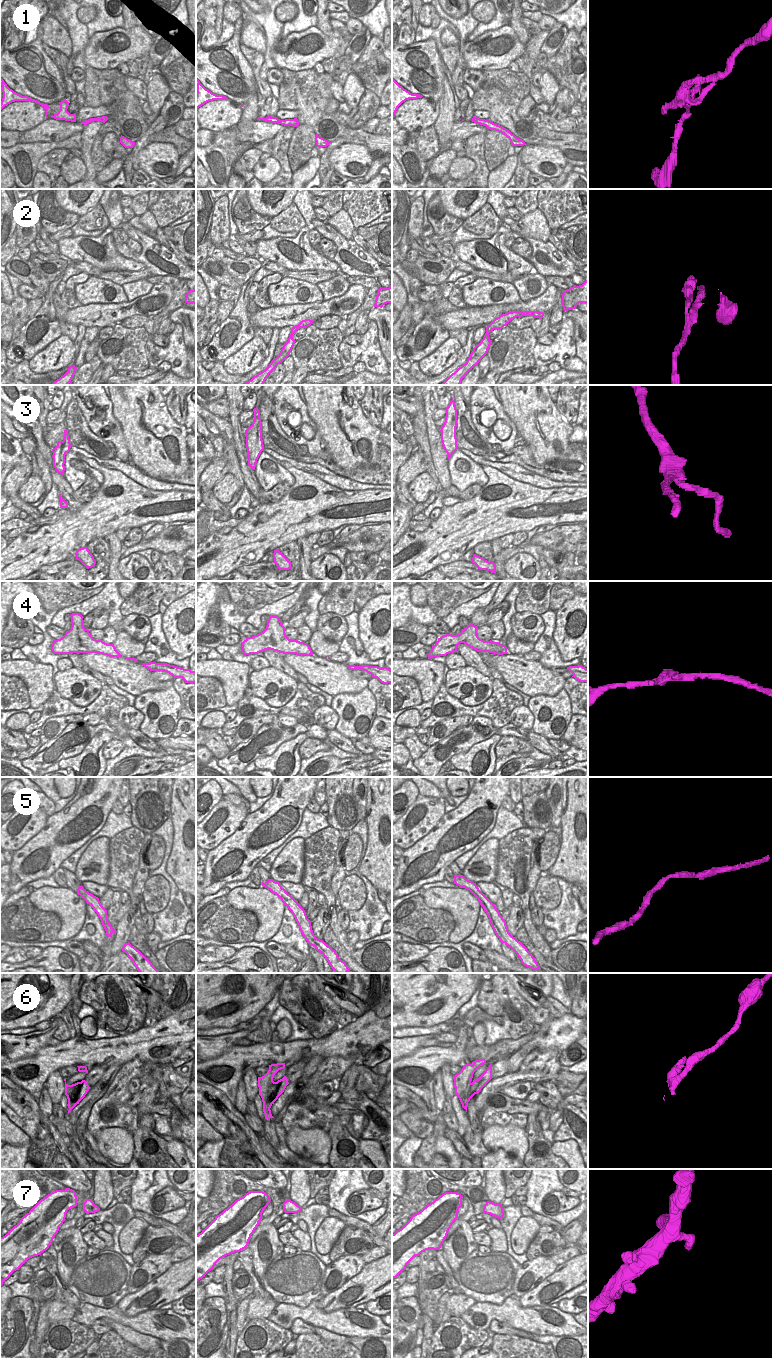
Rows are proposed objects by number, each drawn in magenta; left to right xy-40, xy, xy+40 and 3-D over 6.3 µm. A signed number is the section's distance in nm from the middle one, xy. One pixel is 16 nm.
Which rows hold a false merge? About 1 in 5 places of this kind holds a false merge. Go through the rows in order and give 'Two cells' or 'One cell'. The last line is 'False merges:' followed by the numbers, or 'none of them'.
1: One cell
2: One cell
3: One cell
4: One cell
5: One cell
6: Two cells
7: One cell
False merges: 6

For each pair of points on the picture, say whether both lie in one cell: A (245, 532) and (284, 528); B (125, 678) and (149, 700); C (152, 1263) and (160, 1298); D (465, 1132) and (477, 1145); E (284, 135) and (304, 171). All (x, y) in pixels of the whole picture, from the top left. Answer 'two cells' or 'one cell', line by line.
A: one cell
B: two cells
C: two cells
D: two cells
E: two cells

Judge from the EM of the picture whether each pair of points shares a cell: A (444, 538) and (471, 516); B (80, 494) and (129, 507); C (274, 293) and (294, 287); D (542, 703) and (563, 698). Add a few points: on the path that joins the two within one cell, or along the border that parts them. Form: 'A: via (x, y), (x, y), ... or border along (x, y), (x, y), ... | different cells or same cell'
A: via (451, 535), (464, 523) | same cell
B: border along (101, 484), (94, 496), (85, 503) | different cells
C: via (279, 293), (289, 291) | same cell
D: via (547, 703), (558, 703) | same cell

